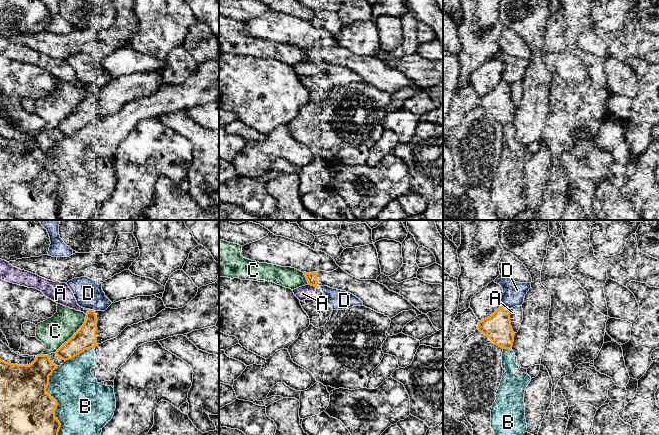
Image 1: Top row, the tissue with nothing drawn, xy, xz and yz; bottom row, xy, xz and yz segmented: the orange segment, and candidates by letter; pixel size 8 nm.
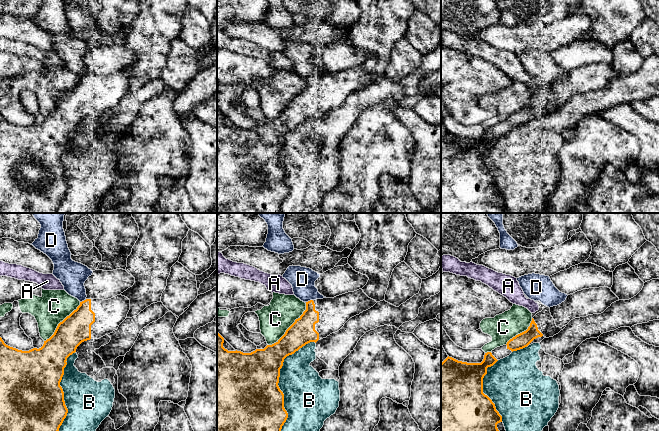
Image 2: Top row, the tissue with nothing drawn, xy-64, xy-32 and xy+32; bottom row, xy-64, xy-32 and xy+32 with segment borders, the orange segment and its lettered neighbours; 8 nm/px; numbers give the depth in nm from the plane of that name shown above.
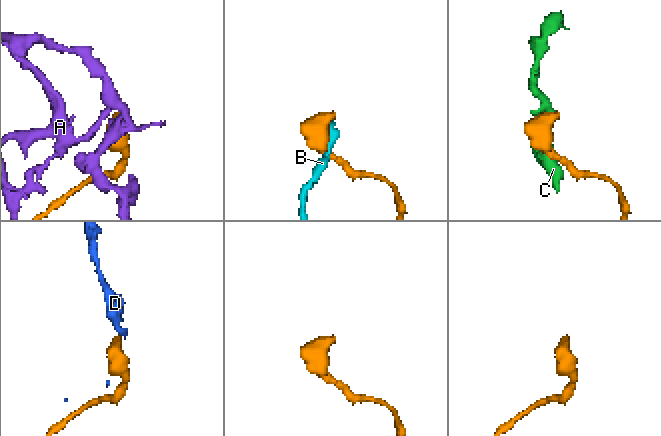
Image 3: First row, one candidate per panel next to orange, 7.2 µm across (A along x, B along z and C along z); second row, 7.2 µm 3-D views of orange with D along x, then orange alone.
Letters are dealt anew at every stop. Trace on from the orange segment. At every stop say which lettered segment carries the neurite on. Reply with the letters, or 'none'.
none

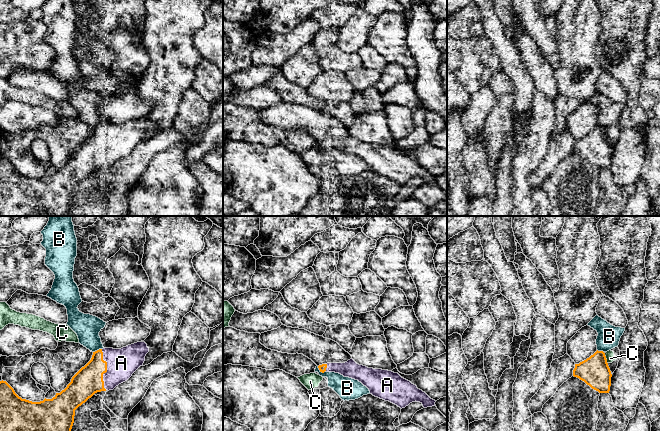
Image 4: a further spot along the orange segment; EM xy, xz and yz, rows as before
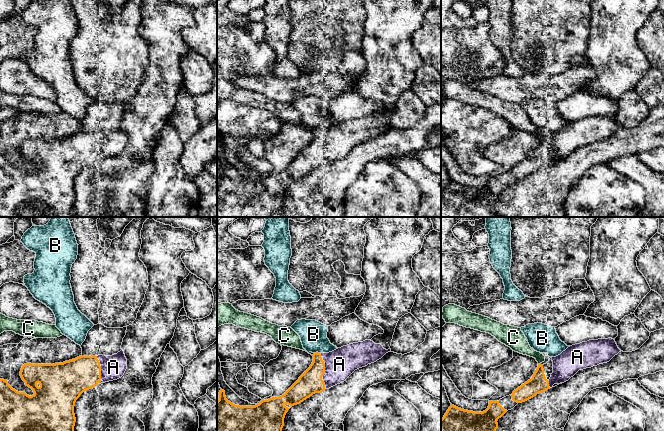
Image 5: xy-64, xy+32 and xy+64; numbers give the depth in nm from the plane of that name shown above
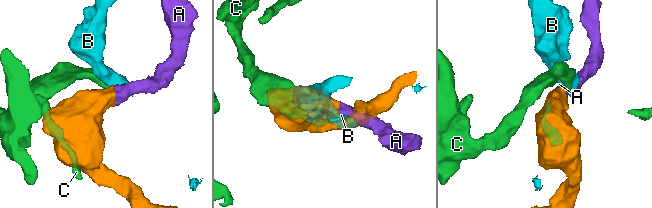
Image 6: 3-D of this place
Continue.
A

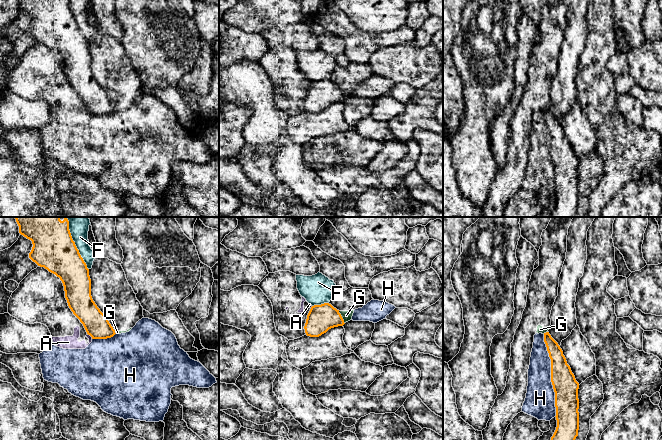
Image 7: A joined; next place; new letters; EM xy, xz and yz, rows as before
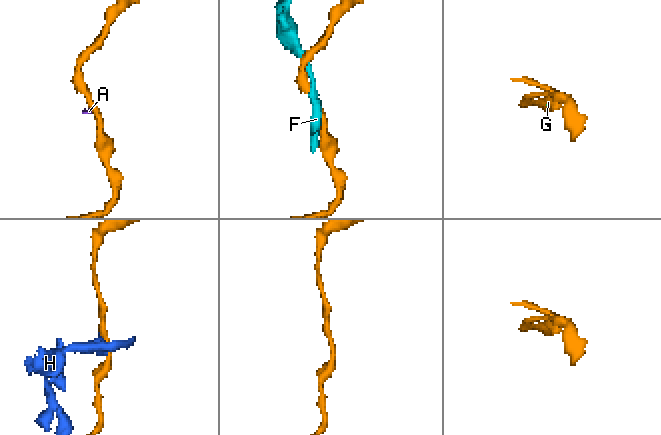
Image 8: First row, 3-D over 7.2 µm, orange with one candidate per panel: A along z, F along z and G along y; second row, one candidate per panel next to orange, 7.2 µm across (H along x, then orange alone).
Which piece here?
none

